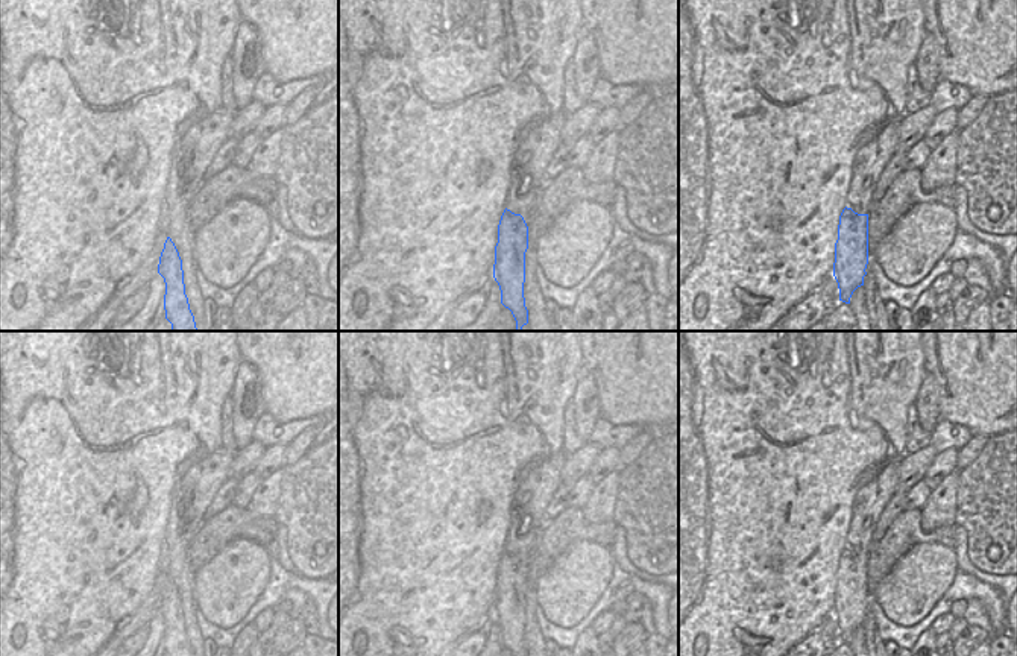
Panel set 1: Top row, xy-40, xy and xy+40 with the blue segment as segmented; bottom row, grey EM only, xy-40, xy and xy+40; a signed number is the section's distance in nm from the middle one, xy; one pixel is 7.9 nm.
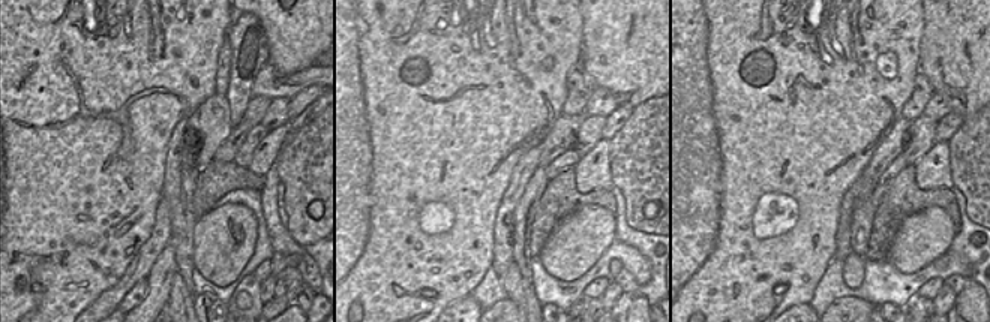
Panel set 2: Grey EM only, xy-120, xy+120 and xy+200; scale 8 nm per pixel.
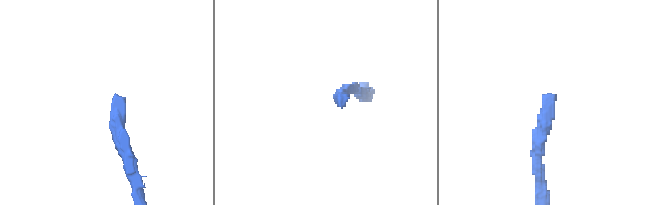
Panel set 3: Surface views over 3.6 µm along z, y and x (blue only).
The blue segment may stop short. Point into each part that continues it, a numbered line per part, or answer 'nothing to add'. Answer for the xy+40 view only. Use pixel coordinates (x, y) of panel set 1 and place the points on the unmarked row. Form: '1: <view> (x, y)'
1: xy+40 (869, 503)

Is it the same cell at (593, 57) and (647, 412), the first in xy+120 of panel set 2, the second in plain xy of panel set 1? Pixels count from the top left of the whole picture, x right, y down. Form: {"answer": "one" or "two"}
{"answer": "one"}

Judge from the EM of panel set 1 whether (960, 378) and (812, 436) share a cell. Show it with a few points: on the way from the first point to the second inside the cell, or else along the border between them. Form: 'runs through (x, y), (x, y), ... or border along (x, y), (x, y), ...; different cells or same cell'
border along (922, 346), (926, 374); different cells

